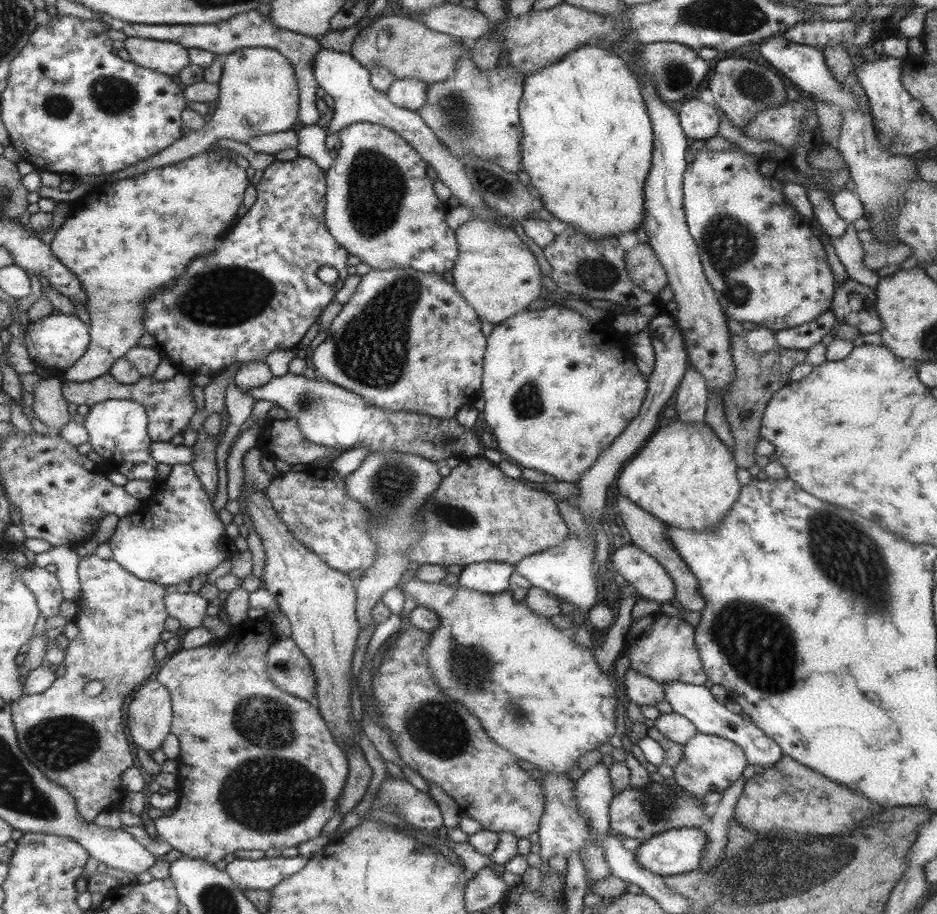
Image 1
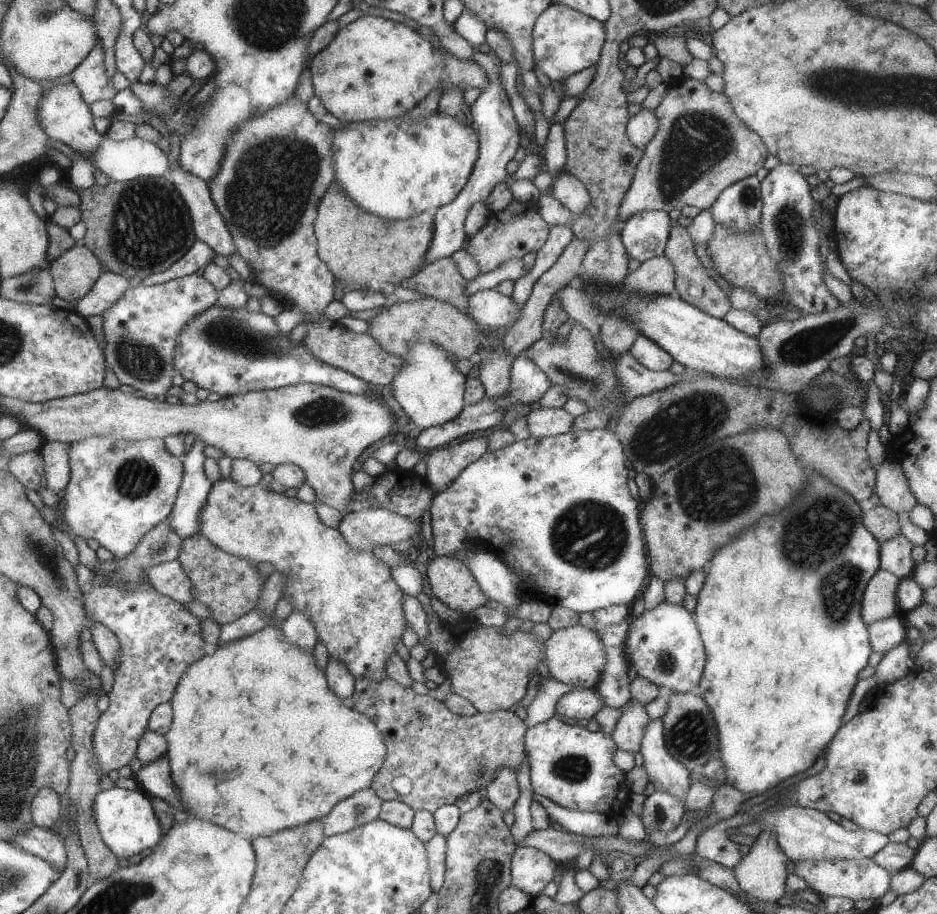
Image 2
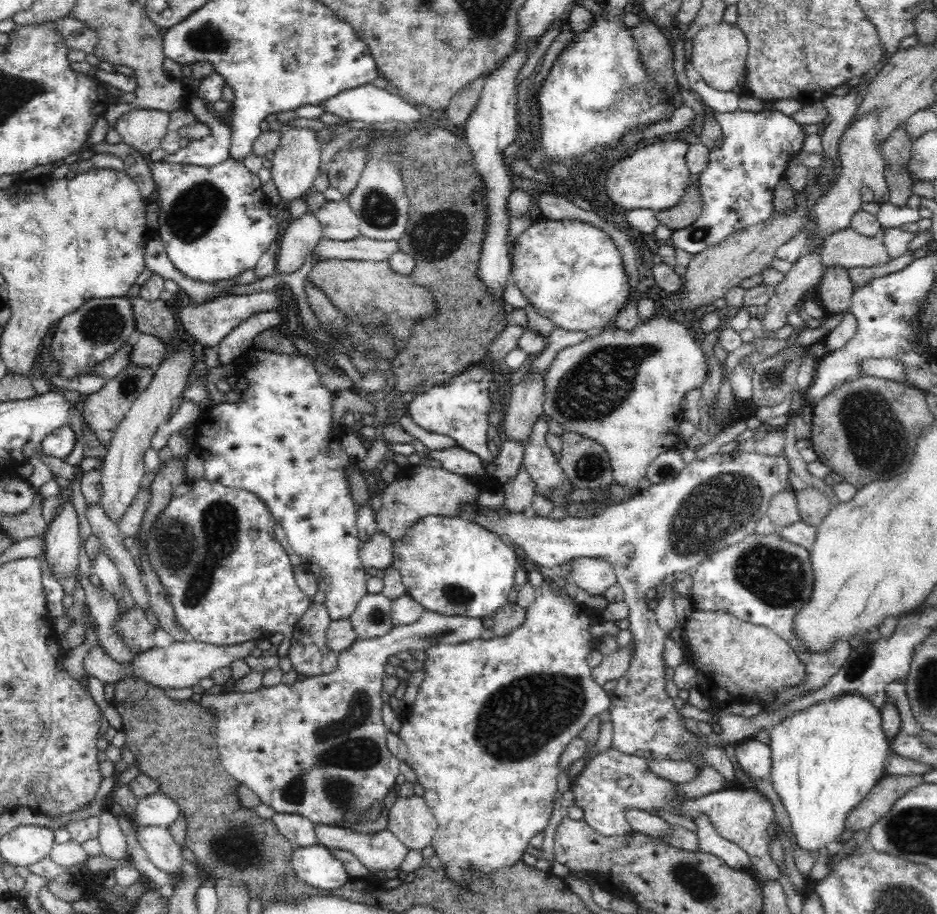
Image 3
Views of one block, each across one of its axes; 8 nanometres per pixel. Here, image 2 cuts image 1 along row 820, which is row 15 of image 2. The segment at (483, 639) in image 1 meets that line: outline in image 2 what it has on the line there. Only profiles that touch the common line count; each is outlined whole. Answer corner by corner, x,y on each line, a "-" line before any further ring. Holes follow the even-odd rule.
551,4
545,8
533,24
531,30
531,54
533,70
539,70
549,82
563,84
565,78
585,70
591,64
597,64
601,58
601,48
605,42
605,26
593,18
583,16
561,4

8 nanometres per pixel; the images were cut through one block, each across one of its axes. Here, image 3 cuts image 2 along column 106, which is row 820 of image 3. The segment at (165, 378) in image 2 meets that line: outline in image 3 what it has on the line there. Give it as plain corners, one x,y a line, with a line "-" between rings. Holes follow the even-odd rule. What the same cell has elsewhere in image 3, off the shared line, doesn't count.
424,612
422,618
414,624
406,624
406,626
396,626
392,628
388,634
384,634
382,638
372,638
372,640
360,640
356,638
348,650
342,650
338,654
338,668
328,674
328,676
314,676
312,680
308,678
300,678
294,686
286,686
286,684
278,684
278,686
270,686
270,688
260,688
256,692
250,692
250,694
218,694
218,696
204,696
200,700
198,706
202,706
204,710
210,710
214,708
216,710
216,720
218,720
218,748
220,748
220,758
222,758
222,764
226,768
226,772
230,776
234,776
236,782
240,782
240,786
246,786
250,788
262,804
266,806
272,806
278,812
286,812
286,814
300,814
304,818
308,818
314,826
332,826
332,828
340,828
340,830
348,830
352,832
352,826
364,822
358,818
358,812
370,808
372,802
376,800
384,800
386,794
390,792
390,788
396,786
396,776
402,774
400,772
400,760
390,754
390,750
386,748
386,734
390,730
384,728
384,722
382,722
382,686
384,686
384,666
388,664
388,658
390,656
396,656
396,654
402,654
404,652
404,658
408,660
408,654
410,652
418,652
418,650
426,650
428,646
436,646
436,644
464,644
464,642
470,642
470,640
480,640
484,632
484,622
478,620
478,618
468,618
468,616
440,616
436,612

